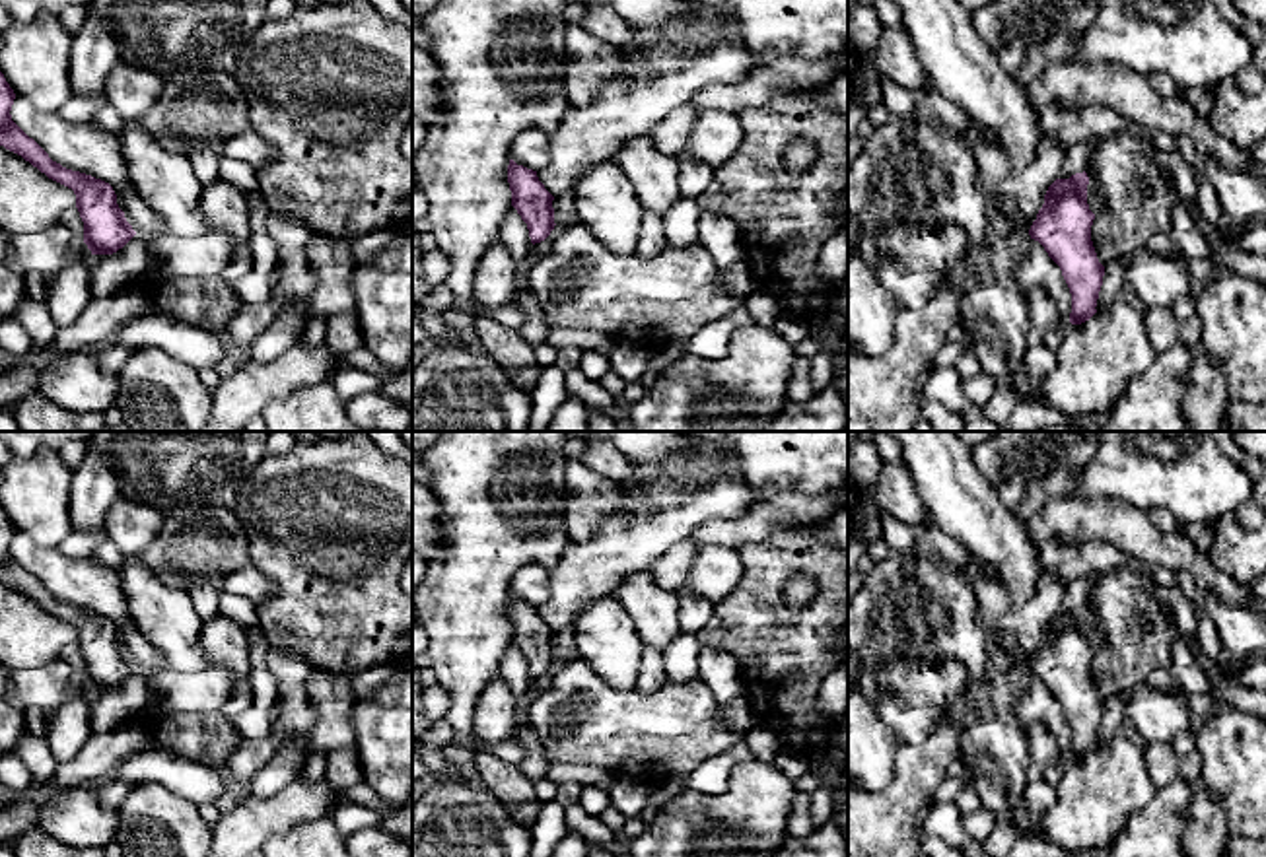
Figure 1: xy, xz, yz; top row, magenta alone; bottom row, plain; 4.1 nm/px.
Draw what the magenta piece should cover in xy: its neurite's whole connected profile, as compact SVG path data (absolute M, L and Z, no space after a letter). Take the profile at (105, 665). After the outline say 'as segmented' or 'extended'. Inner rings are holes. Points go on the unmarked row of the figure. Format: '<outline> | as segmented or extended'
M0 507L0 581L21 591L49 614L74 626L76 643L84 657L84 678L91 690L113 690L123 684L136 667L119 643L113 622L53 597L49 589L12 556L10 546L14 534L16 529Z | as segmented

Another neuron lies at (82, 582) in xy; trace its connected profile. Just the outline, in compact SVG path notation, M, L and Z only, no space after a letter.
M19 531L14 534L10 550L53 597L109 618L124 647L124 632L132 618L117 571L91 556L68 556L58 546L43 548Z

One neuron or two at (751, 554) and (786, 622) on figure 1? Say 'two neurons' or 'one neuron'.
one neuron

